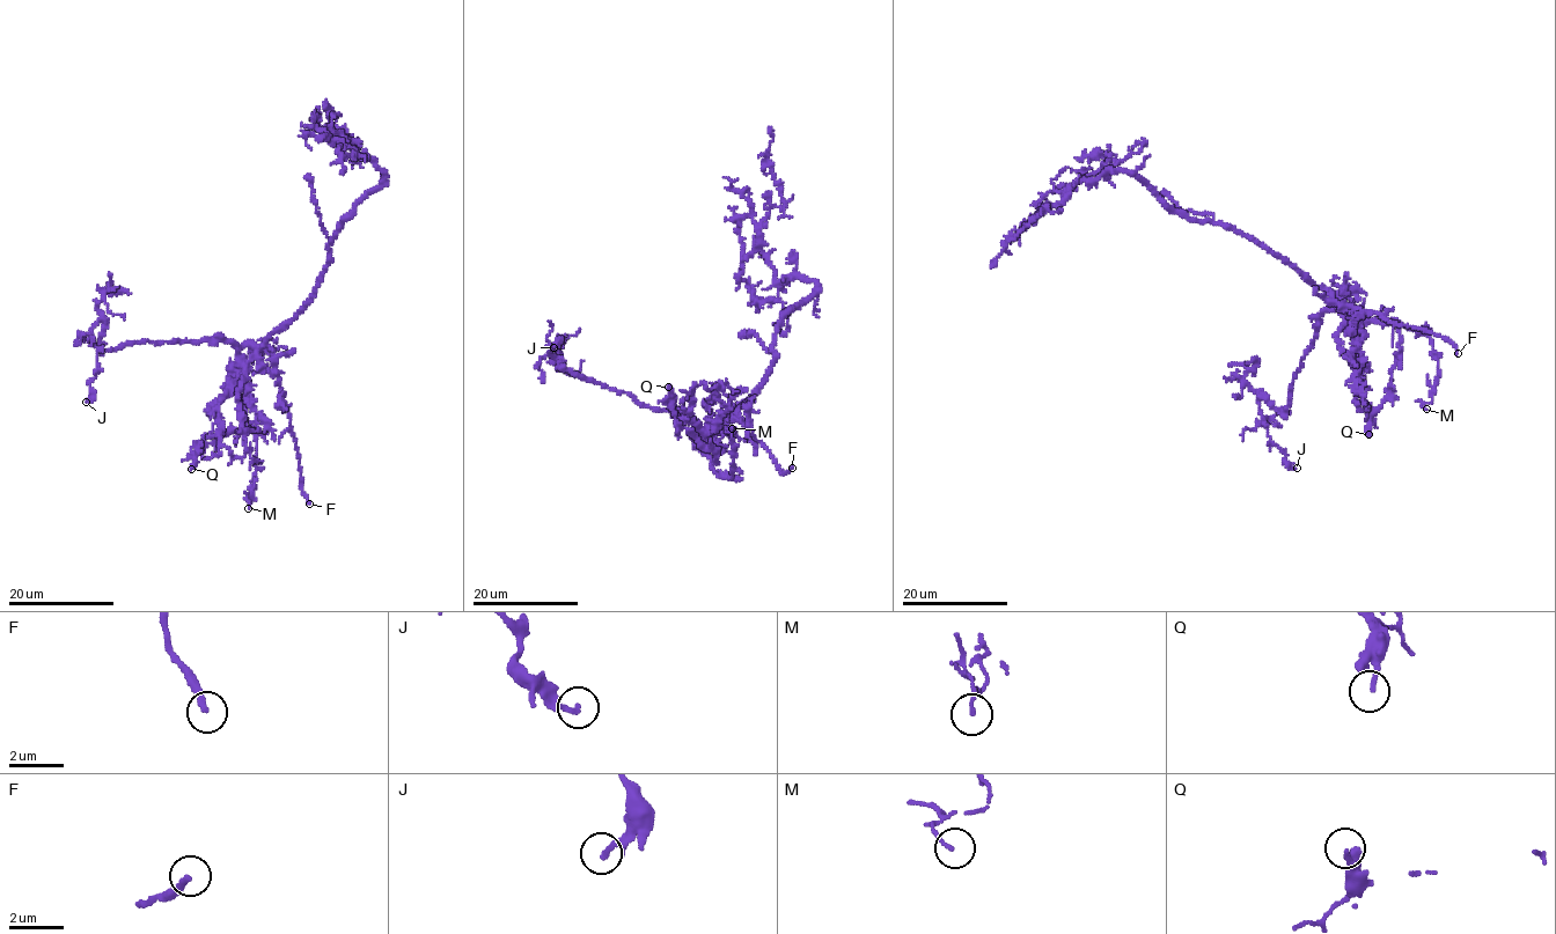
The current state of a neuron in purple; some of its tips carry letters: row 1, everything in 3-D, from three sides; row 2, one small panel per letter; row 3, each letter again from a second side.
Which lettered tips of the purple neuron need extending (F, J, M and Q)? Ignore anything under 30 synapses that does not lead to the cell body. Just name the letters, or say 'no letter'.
F

